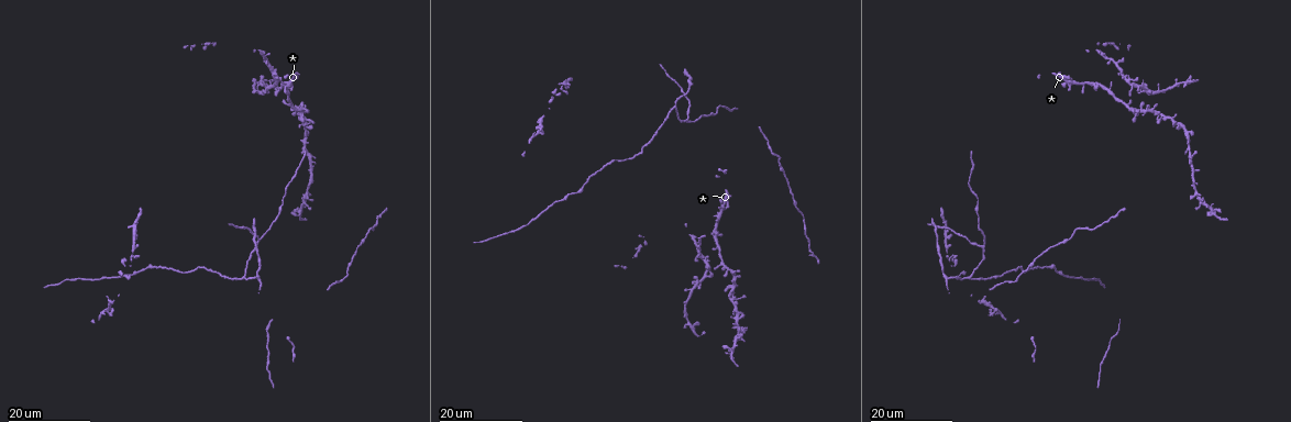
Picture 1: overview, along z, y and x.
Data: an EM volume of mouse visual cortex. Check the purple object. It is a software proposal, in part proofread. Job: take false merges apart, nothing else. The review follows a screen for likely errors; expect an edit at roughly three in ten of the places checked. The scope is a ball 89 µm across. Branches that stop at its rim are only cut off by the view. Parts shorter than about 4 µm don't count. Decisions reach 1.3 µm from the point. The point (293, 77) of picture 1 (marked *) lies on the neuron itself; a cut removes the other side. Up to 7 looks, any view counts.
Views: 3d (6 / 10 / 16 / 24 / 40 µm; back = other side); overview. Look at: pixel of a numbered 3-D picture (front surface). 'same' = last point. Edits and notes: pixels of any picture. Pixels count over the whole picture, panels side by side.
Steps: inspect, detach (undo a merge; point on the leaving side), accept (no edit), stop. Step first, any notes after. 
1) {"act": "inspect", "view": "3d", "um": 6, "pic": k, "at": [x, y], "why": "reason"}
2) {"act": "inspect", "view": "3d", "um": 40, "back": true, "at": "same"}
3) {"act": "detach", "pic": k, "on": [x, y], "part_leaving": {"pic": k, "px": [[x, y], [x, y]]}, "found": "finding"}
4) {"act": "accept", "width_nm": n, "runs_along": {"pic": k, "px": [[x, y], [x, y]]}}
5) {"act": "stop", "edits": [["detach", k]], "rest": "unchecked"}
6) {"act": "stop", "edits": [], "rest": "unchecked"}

{"act": "inspect", "view": "3d", "um": 16, "pic": 1, "at": [732, 302], "why": "arms run side by side"}

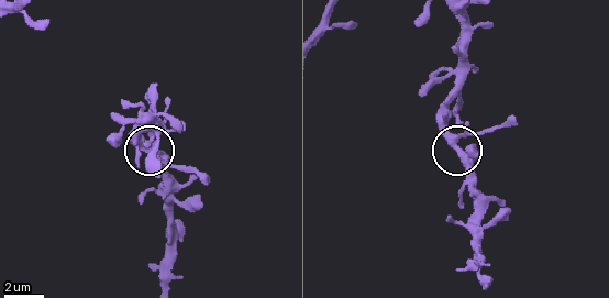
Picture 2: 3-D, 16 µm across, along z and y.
{"act": "inspect", "view": "3d", "um": 6, "pic": 2, "at": [454, 141], "why": "closer look"}

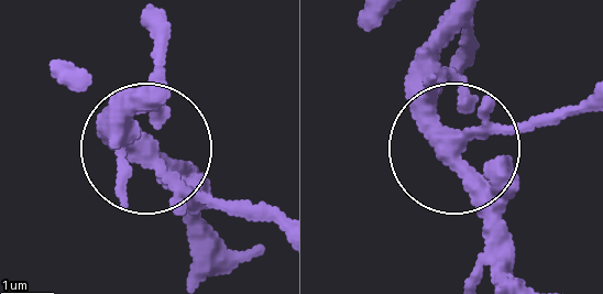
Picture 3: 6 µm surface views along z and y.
{"act": "accept", "width_nm": 330, "runs_along": {"pic": 3, "px": [[471, 14], [436, 67], [440, 133], [462, 142], [549, 120]]}, "found": "all the same neuron"}

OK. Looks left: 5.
{"act": "inspect", "view": "3d", "um": 16, "pic": 1, "at": [981, 246], "why": "arms part here"}

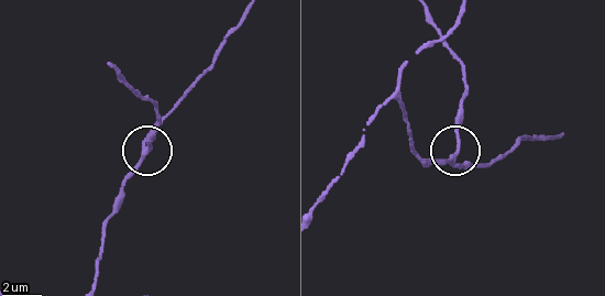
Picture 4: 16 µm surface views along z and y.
{"act": "inspect", "view": "3d", "um": 10, "pic": 4, "at": [142, 152]}

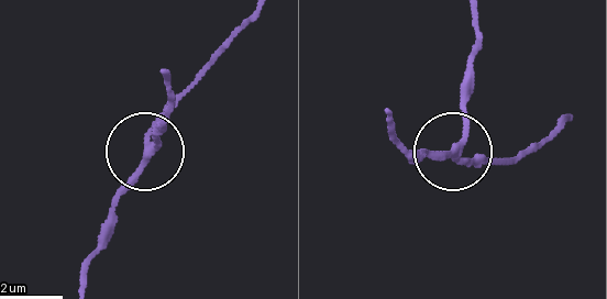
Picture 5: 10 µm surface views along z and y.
{"act": "accept", "arms": 3, "runs_along": {"pic": 5, "px": [[566, 120], [514, 157], [456, 154], [466, 125], [466, 57]]}, "found": "continuous, no second neuron"}

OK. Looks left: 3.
{"act": "inspect", "view": "3d", "um": 24, "pic": 1, "at": [969, 277], "why": "three-way junction"}

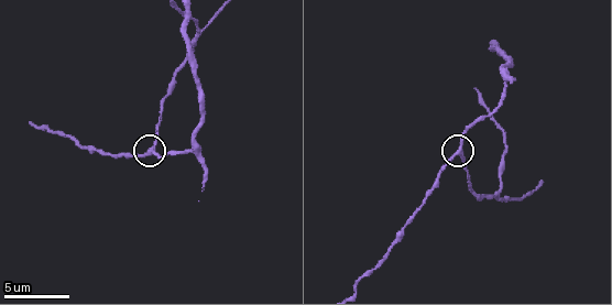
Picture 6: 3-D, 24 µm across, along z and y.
{"act": "inspect", "view": "3d", "um": 6, "pic": 6, "at": [460, 150]}

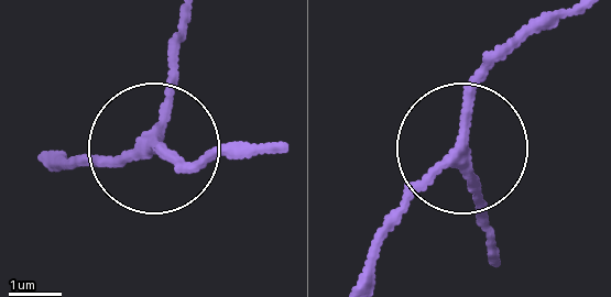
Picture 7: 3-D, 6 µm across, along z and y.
{"act": "accept", "runs_along": {"pic": 7, "px": [[493, 255], [468, 101], [542, 14]]}, "found": "one neuron here"}

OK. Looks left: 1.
{"act": "stop", "edits": [], "rest": "unchecked"}

